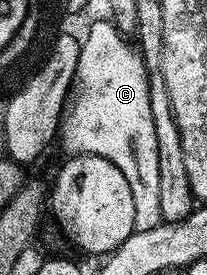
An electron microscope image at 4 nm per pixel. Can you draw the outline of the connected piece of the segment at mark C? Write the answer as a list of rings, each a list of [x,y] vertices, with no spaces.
[[[110,20],[95,21],[87,29],[87,38],[82,38],[79,46],[79,58],[77,59],[77,71],[73,82],[73,96],[70,98],[69,104],[66,106],[65,112],[59,122],[59,132],[57,134],[57,143],[64,149],[67,157],[80,157],[81,155],[97,155],[101,159],[109,159],[109,163],[113,163],[113,167],[117,167],[121,171],[121,175],[125,175],[125,183],[129,183],[129,192],[133,195],[133,223],[136,229],[141,231],[149,231],[153,227],[157,227],[163,221],[161,215],[160,195],[159,195],[159,177],[157,175],[157,134],[153,131],[153,111],[149,111],[149,83],[151,78],[147,64],[143,62],[143,54],[139,52],[134,44],[131,45],[126,36],[119,32]]]

